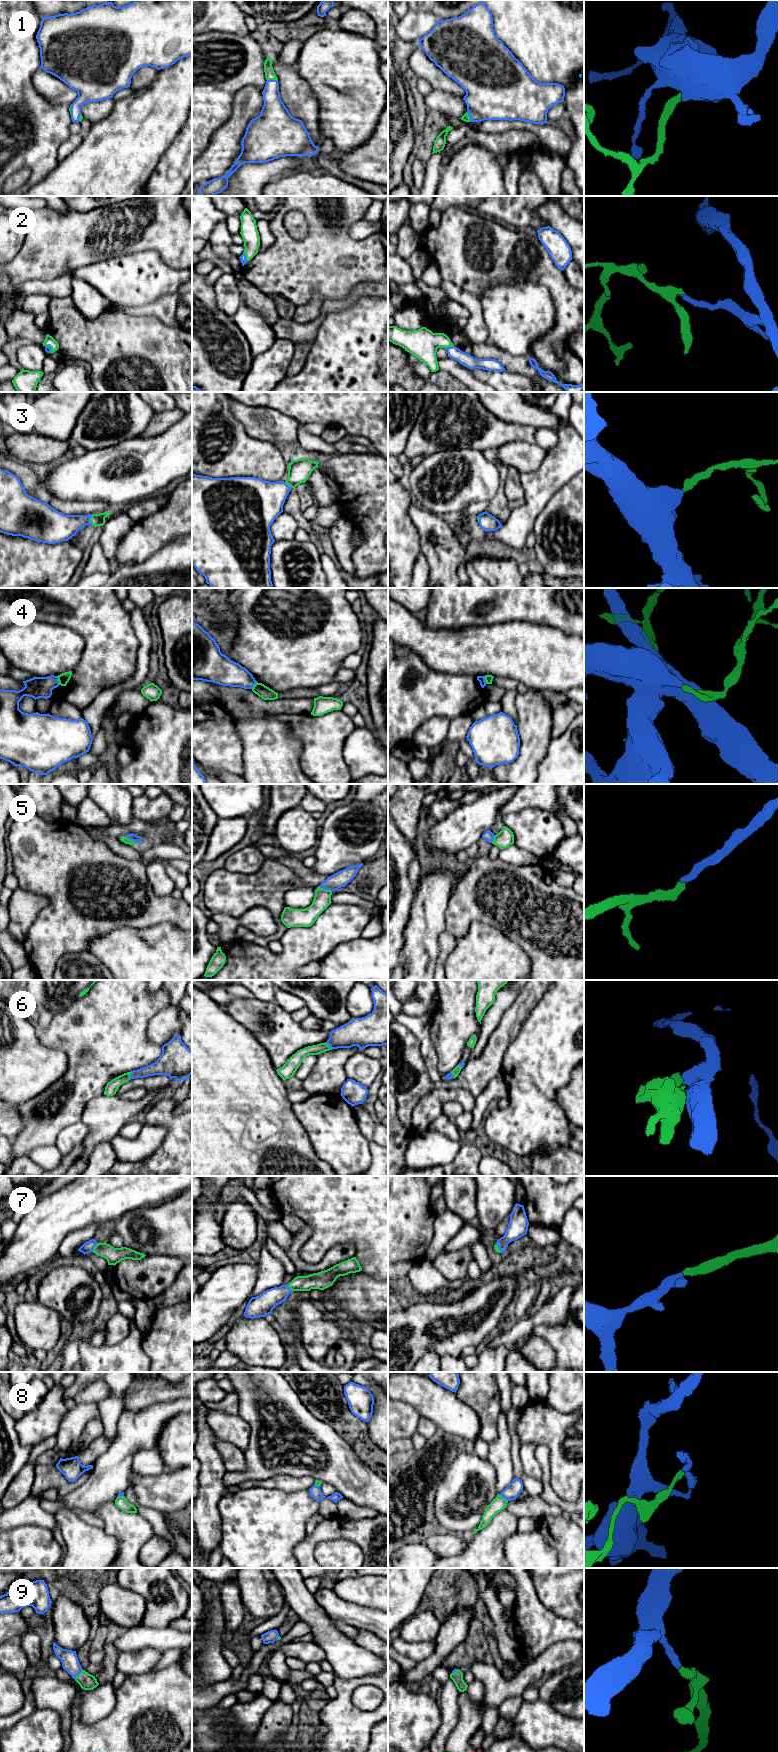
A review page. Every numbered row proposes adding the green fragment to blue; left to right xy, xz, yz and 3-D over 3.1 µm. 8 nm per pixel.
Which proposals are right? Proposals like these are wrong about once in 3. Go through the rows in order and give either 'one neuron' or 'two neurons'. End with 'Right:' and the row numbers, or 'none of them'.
1: one neuron
2: one neuron
3: one neuron
4: two neurons
5: one neuron
6: one neuron
7: one neuron
8: two neurons
9: one neuron
Right: 1, 2, 3, 5, 6, 7, 9

